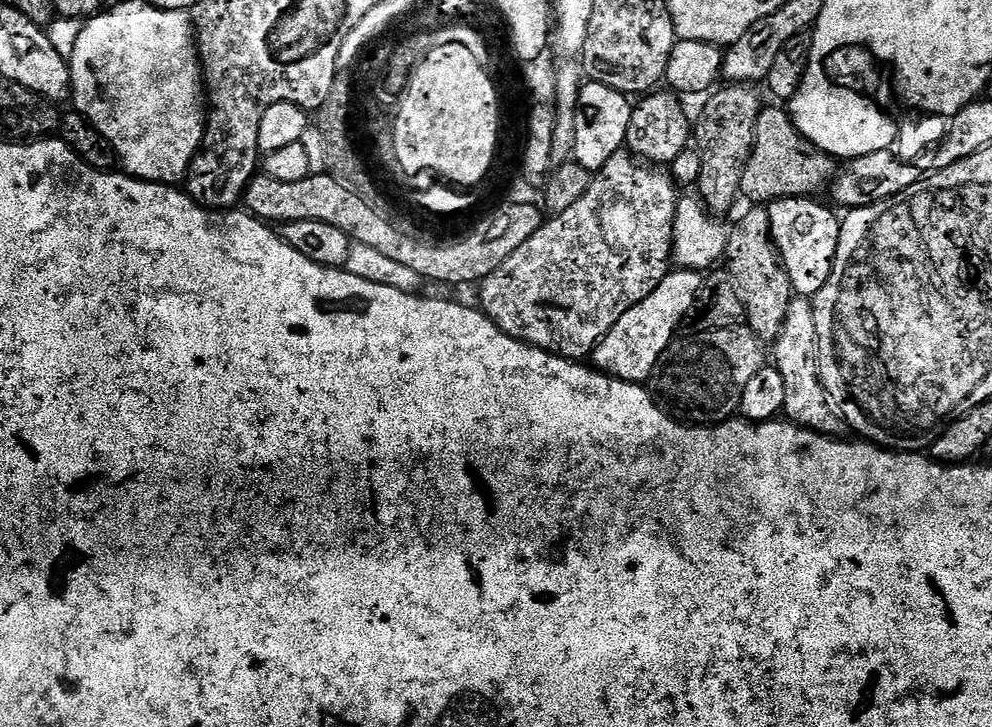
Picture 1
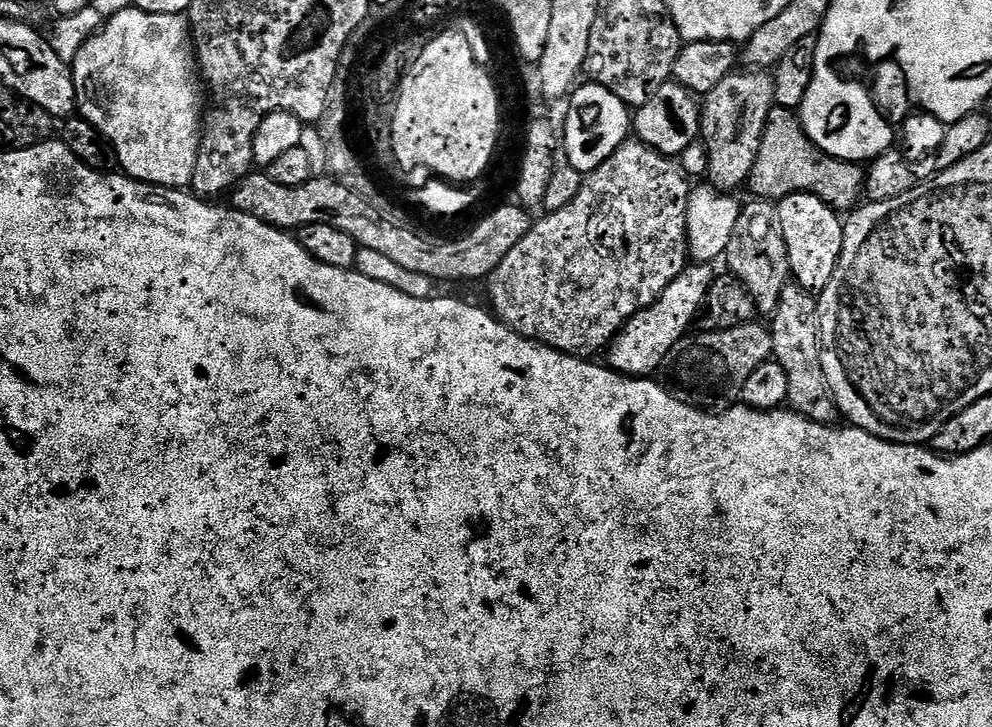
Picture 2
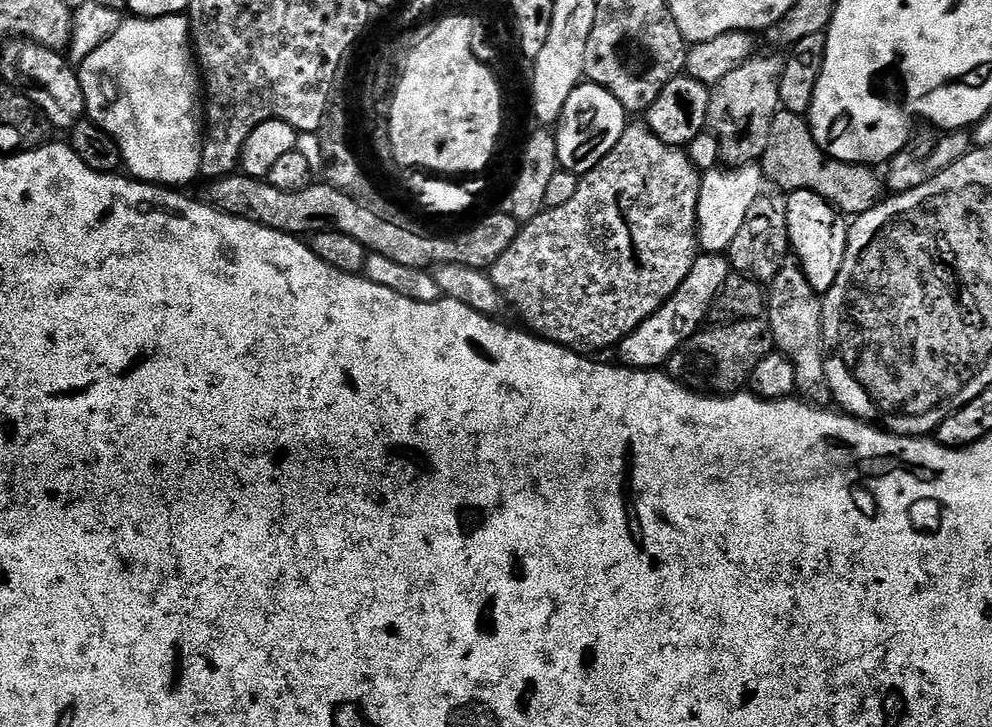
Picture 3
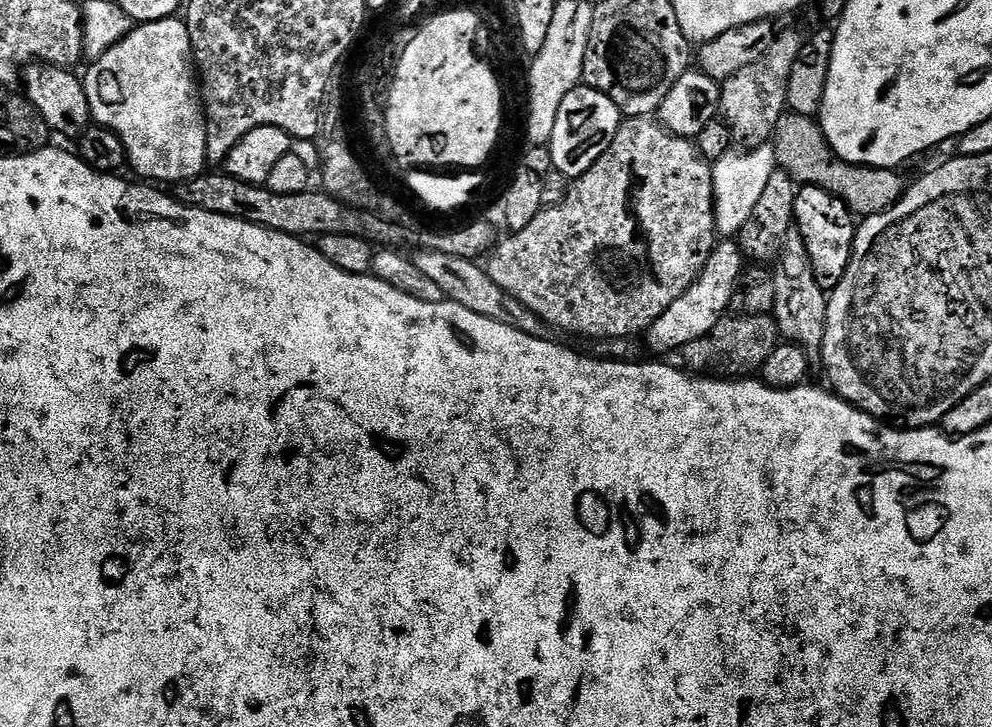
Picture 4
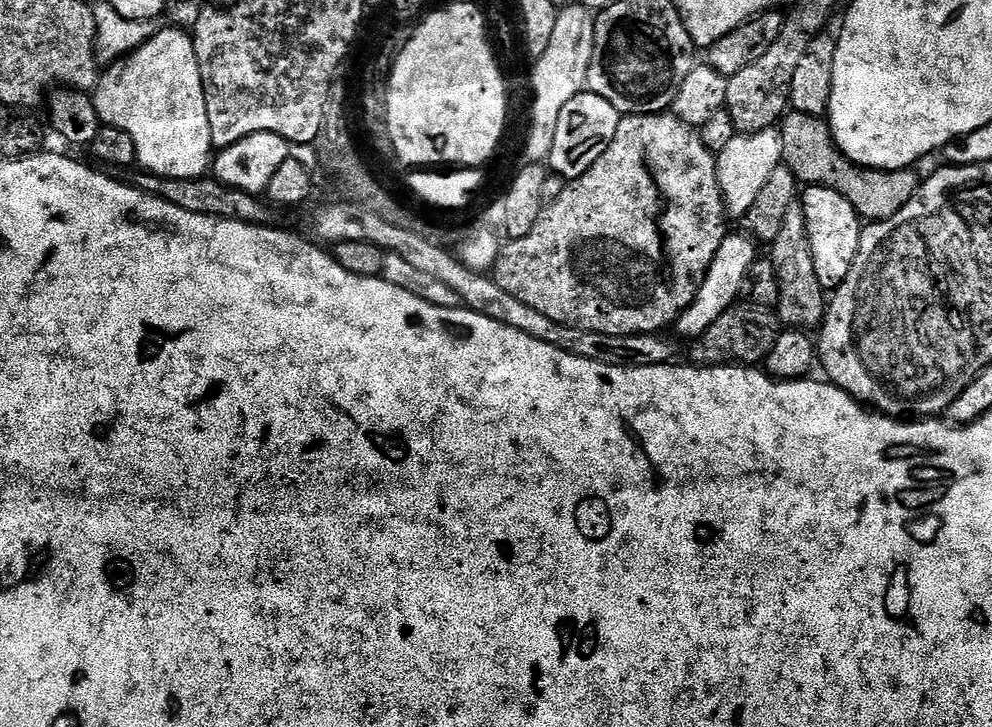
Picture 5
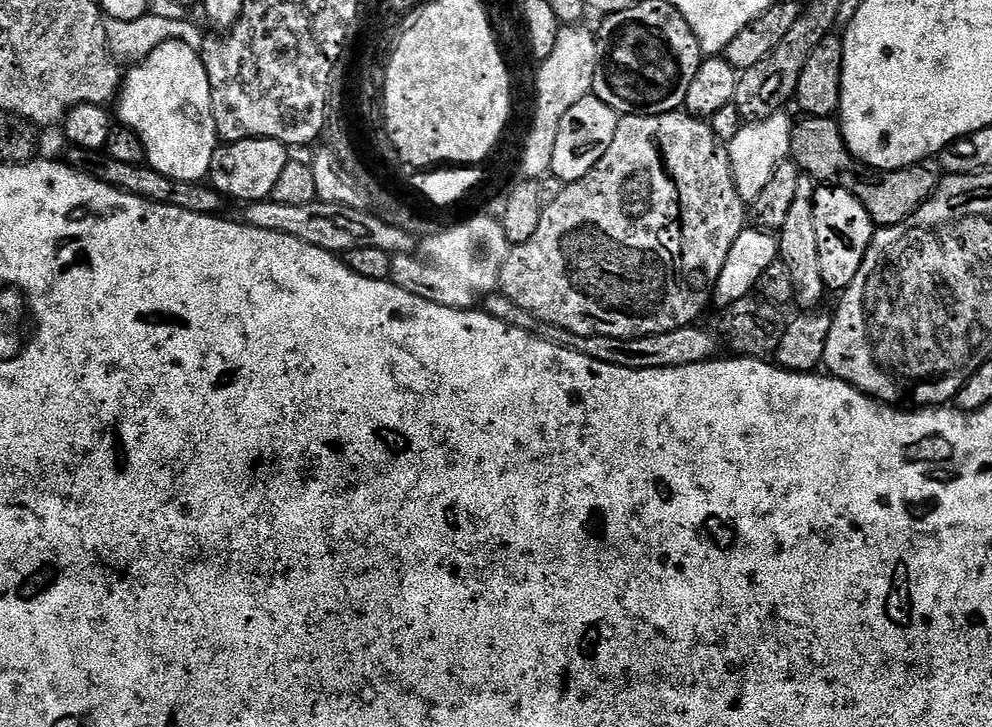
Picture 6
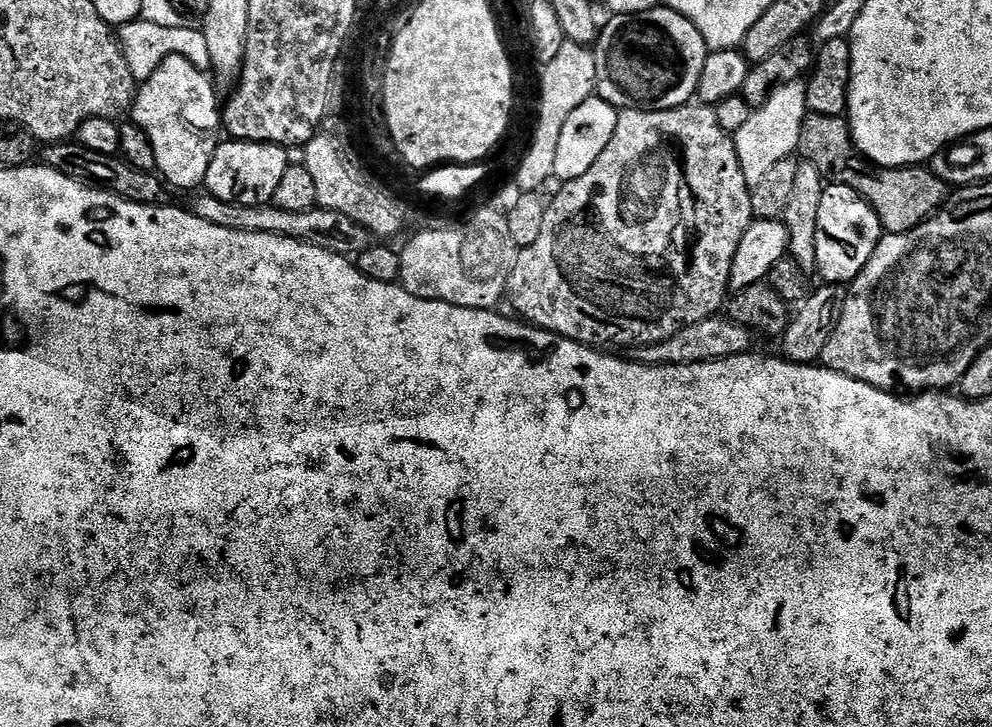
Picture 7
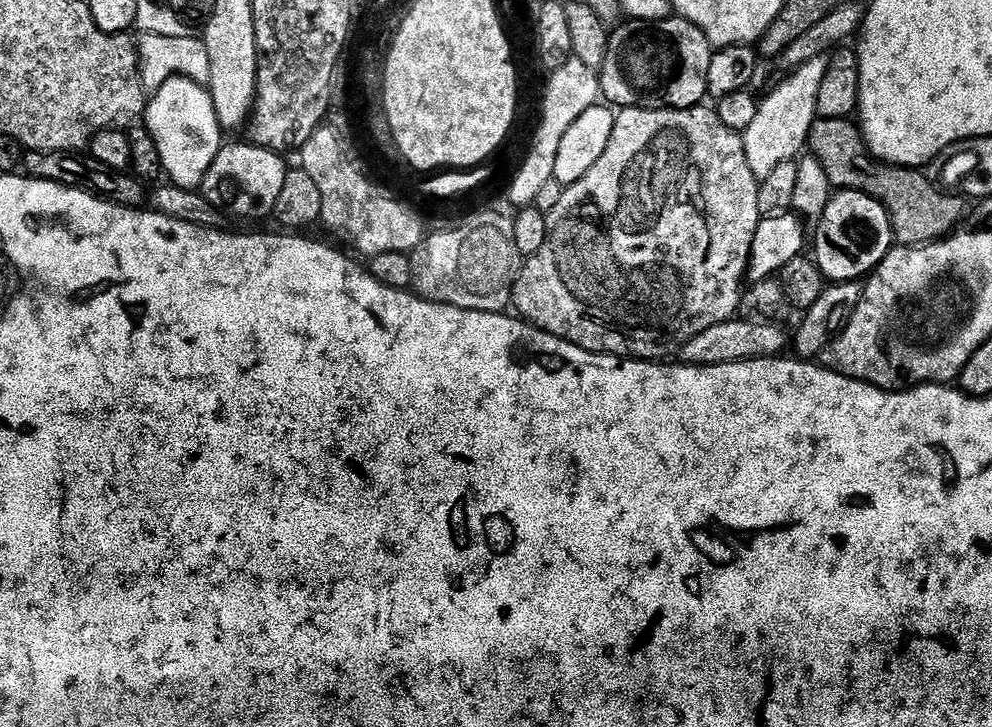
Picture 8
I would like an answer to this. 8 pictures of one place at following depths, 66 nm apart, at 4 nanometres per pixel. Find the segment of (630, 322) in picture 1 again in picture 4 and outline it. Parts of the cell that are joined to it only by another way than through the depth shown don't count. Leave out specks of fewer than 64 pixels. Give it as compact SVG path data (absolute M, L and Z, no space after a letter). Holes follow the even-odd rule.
M720 242L712 249L706 266L700 271L699 278L689 286L686 294L666 310L647 329L648 344L656 352L672 352L683 350L694 338L702 338L702 334L710 334L714 326L729 311L732 303L732 294L736 283L740 280L740 273L746 267L746 257L740 250L739 243Z

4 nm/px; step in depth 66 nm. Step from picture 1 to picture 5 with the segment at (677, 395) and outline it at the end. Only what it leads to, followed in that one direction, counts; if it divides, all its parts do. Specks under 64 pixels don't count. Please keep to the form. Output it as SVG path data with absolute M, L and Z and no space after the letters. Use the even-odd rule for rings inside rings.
M737 302L727 308L708 329L695 341L692 348L691 363L696 366L756 366L764 361L766 354L770 354L774 342L780 337L782 325L779 315L773 309L759 308L757 304Z

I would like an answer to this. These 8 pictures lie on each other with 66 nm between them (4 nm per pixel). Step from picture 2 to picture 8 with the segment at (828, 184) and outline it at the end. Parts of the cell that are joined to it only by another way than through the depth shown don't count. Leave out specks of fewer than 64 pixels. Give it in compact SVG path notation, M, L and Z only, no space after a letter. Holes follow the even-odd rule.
M817 118L812 124L806 148L810 155L822 162L826 178L830 178L833 189L861 192L882 202L882 206L888 211L897 245L931 244L933 240L949 235L964 216L966 200L963 195L951 196L948 192L939 192L923 176L923 171L877 160L868 150L859 123L851 119Z

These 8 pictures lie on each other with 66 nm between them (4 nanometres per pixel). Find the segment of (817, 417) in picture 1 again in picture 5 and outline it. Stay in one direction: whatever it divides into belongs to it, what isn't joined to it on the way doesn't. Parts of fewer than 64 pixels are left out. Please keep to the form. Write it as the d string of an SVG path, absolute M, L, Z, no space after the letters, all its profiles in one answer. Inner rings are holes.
M803 203L792 204L790 210L786 210L782 230L778 230L778 238L770 241L770 248L772 248L770 259L780 279L778 315L781 325L801 330L812 330L812 327L815 329L823 325L826 311L826 289L818 282L818 274L814 274L814 258L810 254L810 238L806 230Z

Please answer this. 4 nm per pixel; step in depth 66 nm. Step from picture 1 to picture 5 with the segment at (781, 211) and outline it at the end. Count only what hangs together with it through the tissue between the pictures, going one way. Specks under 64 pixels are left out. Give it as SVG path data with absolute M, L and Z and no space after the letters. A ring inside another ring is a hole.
M817 184L803 189L802 203L806 214L806 230L810 238L810 254L814 258L814 274L818 274L818 282L823 288L835 290L840 287L846 274L850 274L850 266L854 266L862 231L862 218L842 194Z

